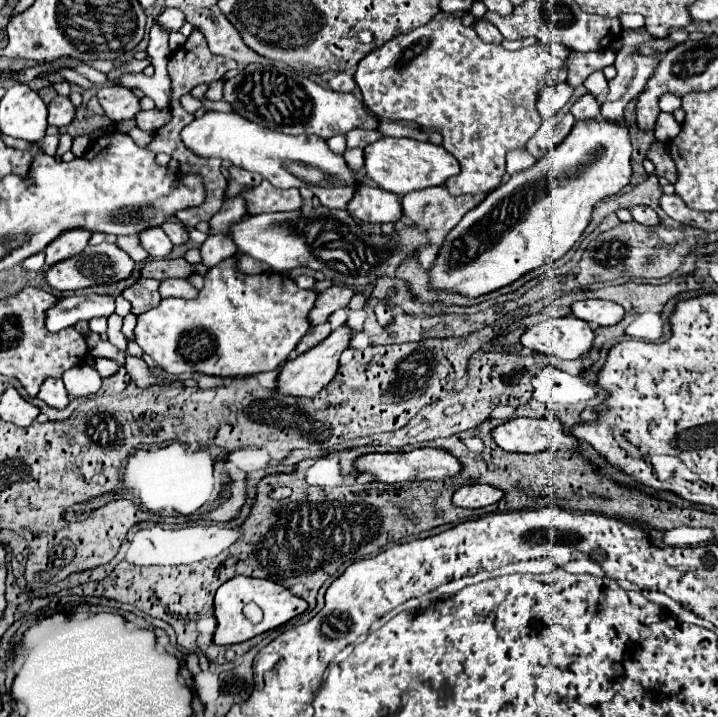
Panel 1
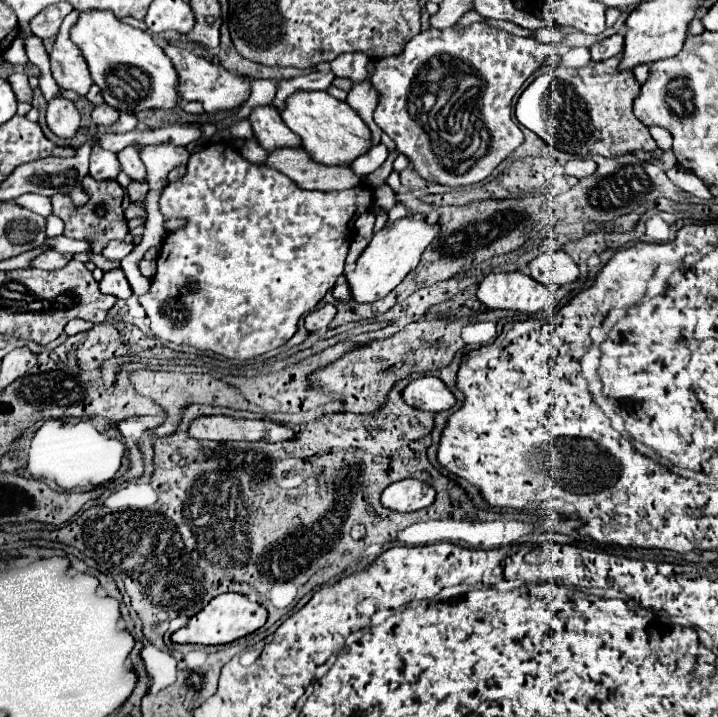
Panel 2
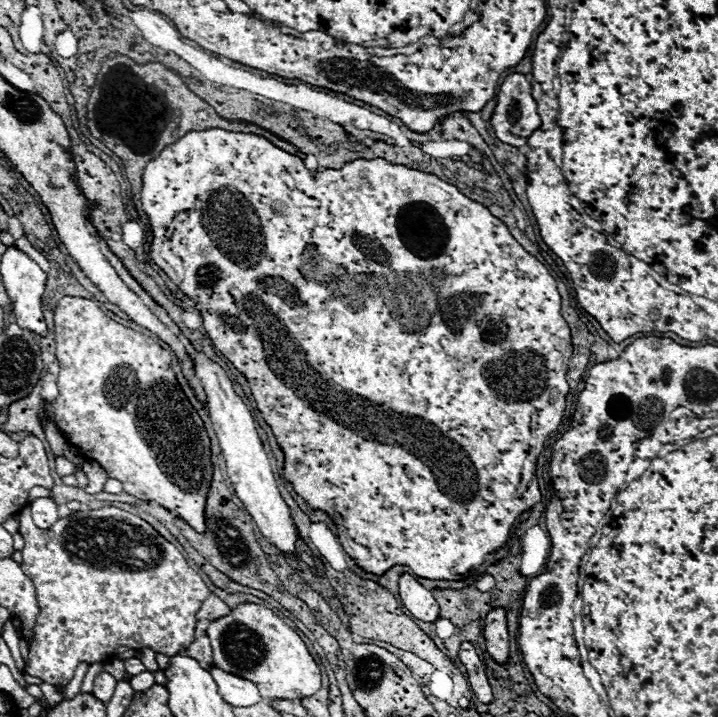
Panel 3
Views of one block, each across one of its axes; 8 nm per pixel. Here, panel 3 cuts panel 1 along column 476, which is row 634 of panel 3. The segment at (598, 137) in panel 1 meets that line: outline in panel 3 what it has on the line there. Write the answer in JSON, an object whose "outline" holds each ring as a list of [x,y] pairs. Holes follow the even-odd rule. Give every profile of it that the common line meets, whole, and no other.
{"outline":[[[252,602],[238,604],[228,616],[212,620],[206,634],[212,646],[214,668],[252,680],[264,700],[302,700],[318,692],[322,684],[320,668],[306,644],[266,606]]]}

